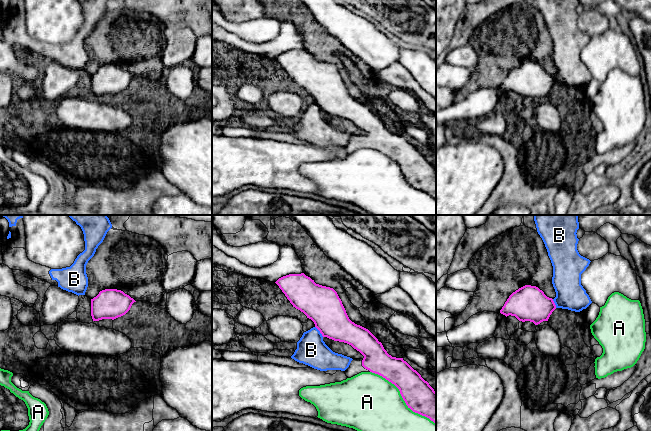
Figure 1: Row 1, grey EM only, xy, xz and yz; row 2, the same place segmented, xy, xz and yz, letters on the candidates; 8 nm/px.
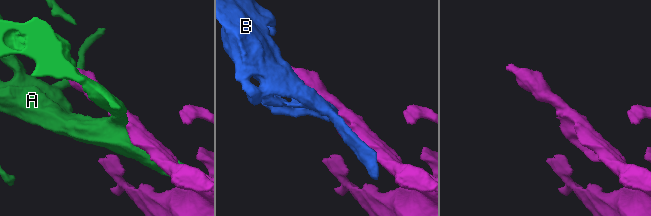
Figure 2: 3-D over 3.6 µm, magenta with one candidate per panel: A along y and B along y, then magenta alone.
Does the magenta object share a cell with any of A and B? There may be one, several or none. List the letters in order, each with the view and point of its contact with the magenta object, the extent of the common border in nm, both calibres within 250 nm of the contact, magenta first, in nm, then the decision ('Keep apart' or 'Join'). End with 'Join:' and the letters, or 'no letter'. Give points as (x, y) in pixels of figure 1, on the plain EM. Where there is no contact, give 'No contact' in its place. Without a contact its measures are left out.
A: Touches magenta at xz (402, 173). Shared border 650 nm. Thickness 240 nm (magenta) against 480 nm. Keep apart
B: Touches magenta at xz (319, 106). Shared border 110 nm. Thickness 300 nm (magenta) against 240 nm. Join
Join: B

